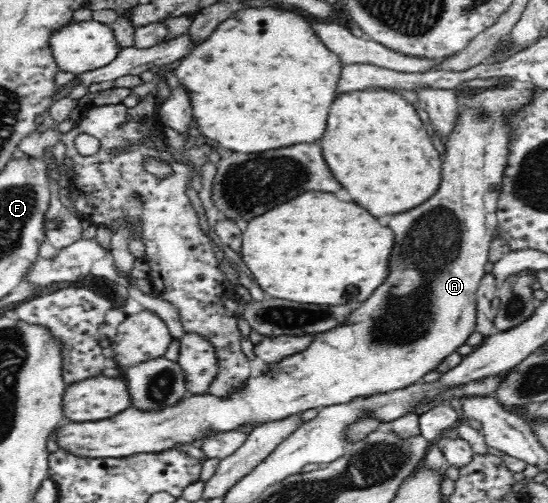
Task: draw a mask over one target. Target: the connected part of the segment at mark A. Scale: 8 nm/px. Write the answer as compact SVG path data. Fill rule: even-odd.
M511 84L495 88L495 90L485 90L477 96L473 96L473 108L469 112L461 112L461 118L457 118L456 126L453 126L451 138L447 140L447 156L445 156L445 164L443 164L442 179L436 193L424 203L421 203L417 208L403 212L403 214L395 214L389 220L389 228L395 232L395 246L393 246L393 274L389 274L389 278L383 282L383 286L379 286L371 298L367 298L361 308L357 308L355 312L351 312L351 316L347 318L342 324L339 324L333 330L324 330L322 333L316 334L316 337L304 351L293 356L285 357L282 362L279 362L275 368L269 371L269 374L257 376L257 378L249 378L246 380L241 390L237 390L231 398L217 397L217 395L191 395L187 394L184 399L181 399L177 404L159 410L157 412L142 411L131 406L123 412L115 414L111 418L105 418L103 421L95 422L73 422L65 421L63 426L56 430L54 437L57 441L58 449L65 449L77 457L97 457L97 458L125 458L141 453L161 453L161 450L169 450L175 448L177 444L185 442L193 442L195 438L201 440L206 438L206 433L211 429L214 431L236 431L245 426L245 422L259 422L259 420L277 421L281 418L291 417L292 414L305 412L311 408L324 408L325 406L345 404L345 402L353 401L357 397L369 397L369 394L385 393L389 390L405 389L405 386L411 386L427 373L431 373L436 369L441 362L444 361L449 354L455 353L461 344L471 334L476 332L476 294L479 290L480 282L485 276L485 264L487 264L487 256L489 256L489 248L491 242L497 237L497 206L501 192L501 182L504 180L505 164L507 164L507 154L509 154L509 131L507 131L507 123L505 123L505 114L513 114L519 106L527 104L531 100L529 90L515 90ZM481 112L486 112L488 117L483 119Z

